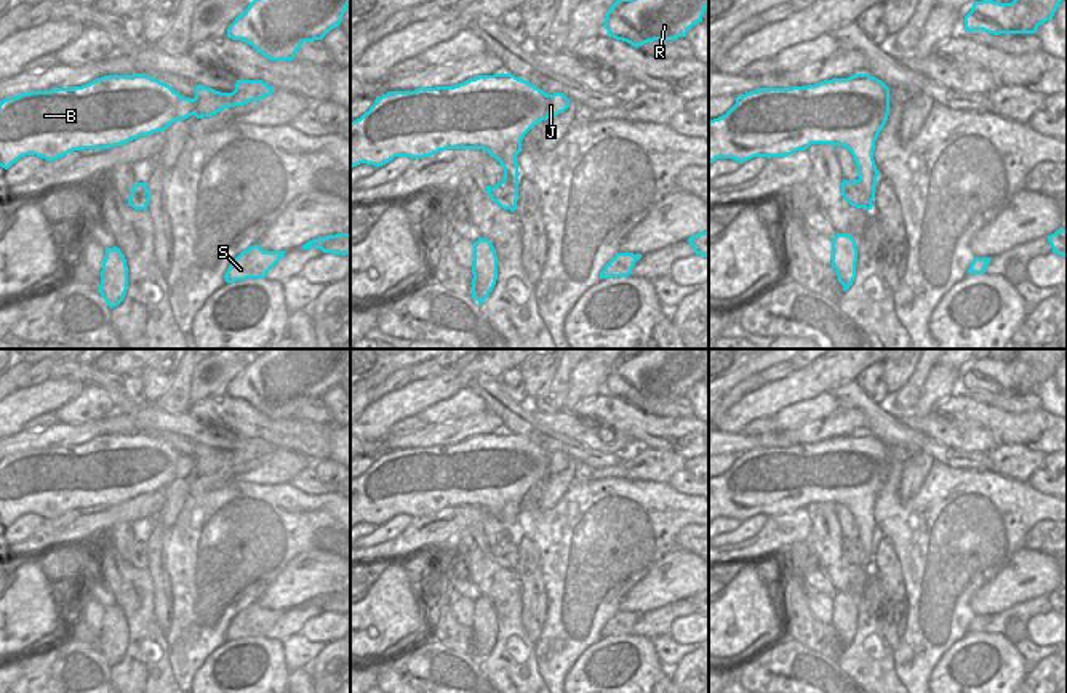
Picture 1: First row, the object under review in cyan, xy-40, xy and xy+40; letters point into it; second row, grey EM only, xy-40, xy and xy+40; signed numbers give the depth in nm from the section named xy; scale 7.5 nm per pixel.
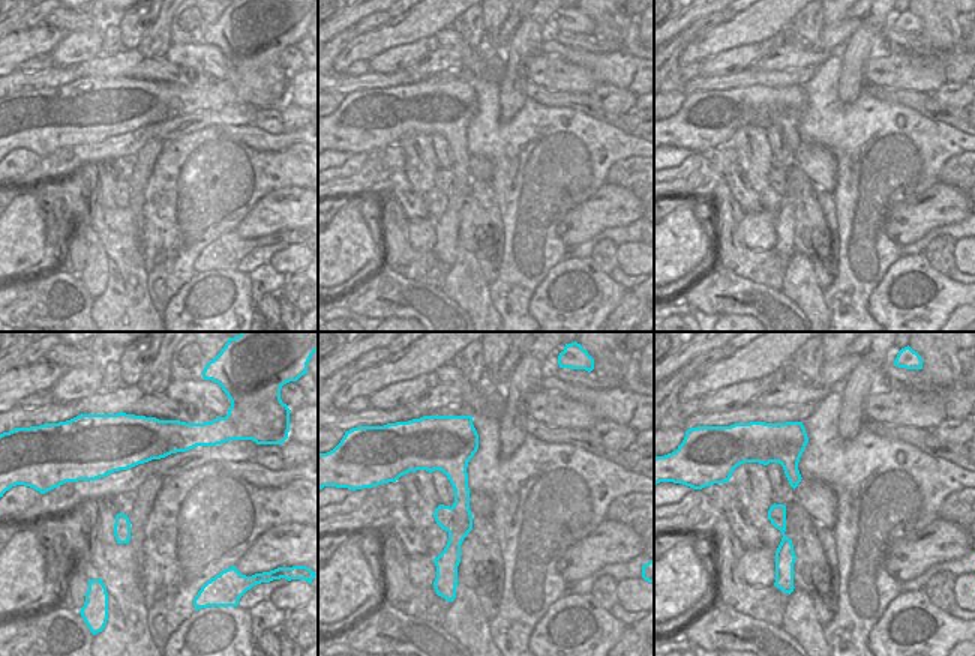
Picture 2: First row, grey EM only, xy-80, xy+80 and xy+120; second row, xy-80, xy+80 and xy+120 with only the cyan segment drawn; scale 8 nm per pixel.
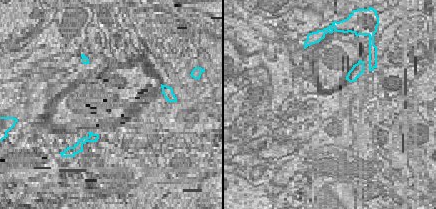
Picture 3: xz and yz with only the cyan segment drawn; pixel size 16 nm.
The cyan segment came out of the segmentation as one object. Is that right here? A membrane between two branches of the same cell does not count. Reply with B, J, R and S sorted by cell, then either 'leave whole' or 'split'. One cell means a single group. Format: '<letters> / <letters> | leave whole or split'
B J R / S | split

